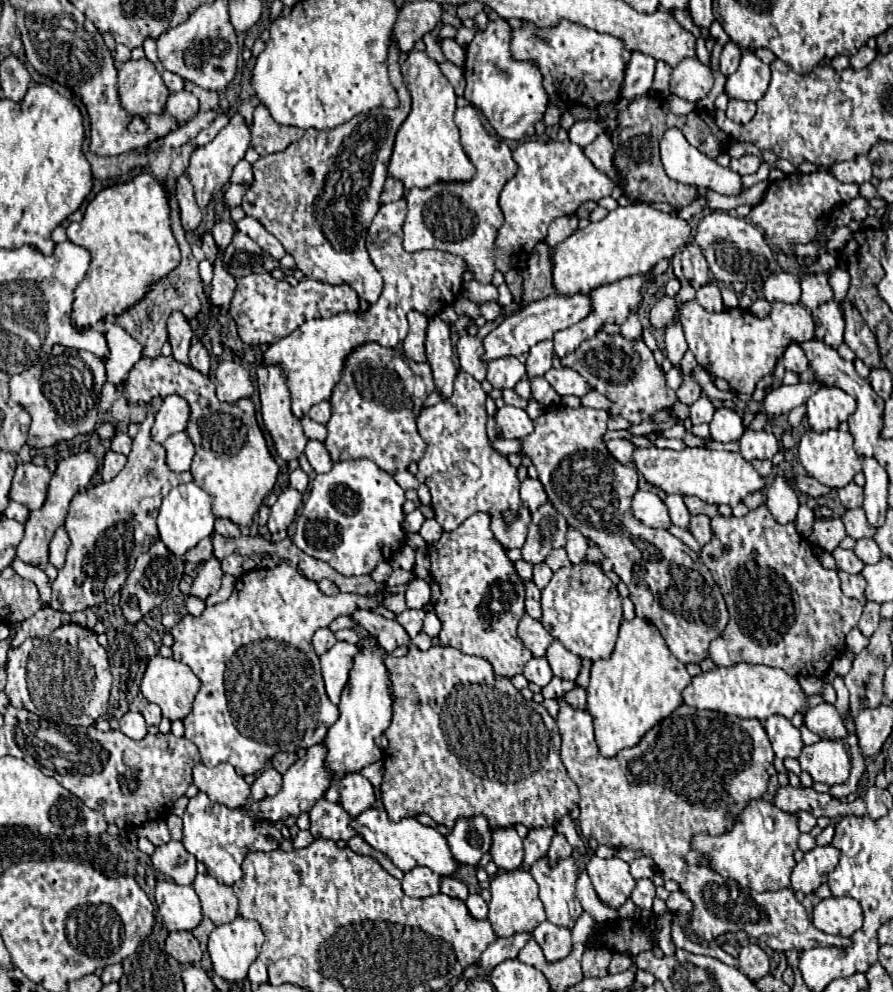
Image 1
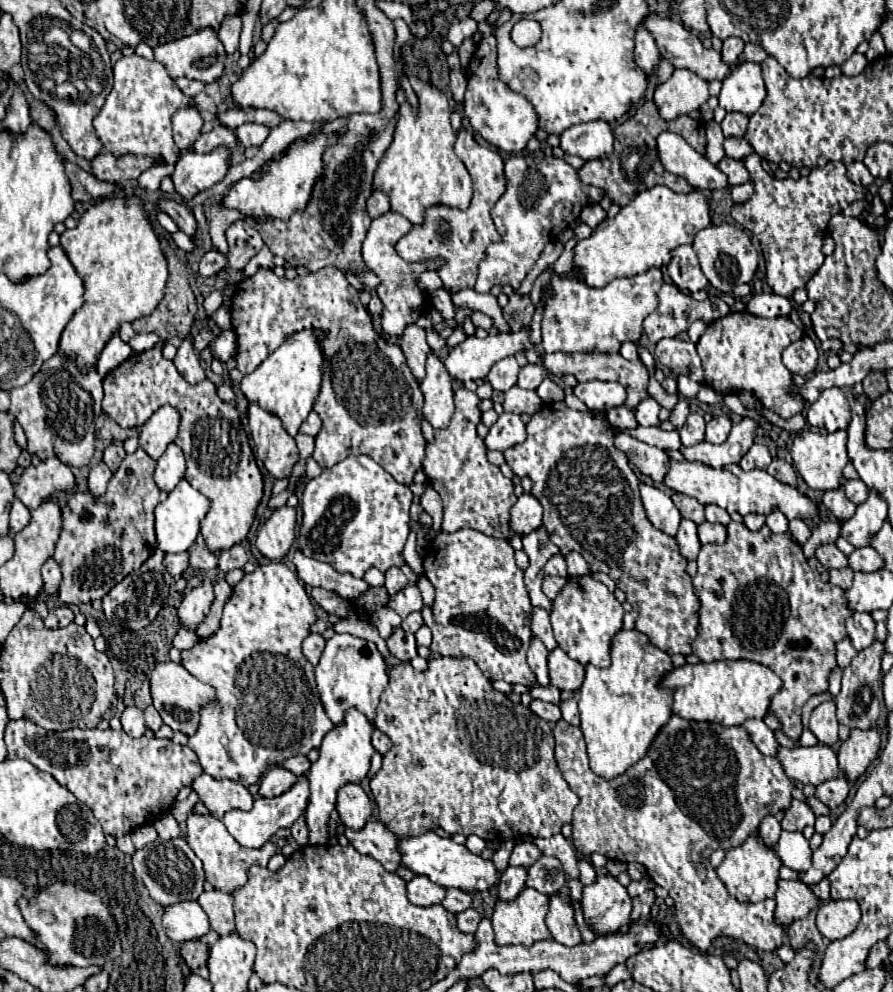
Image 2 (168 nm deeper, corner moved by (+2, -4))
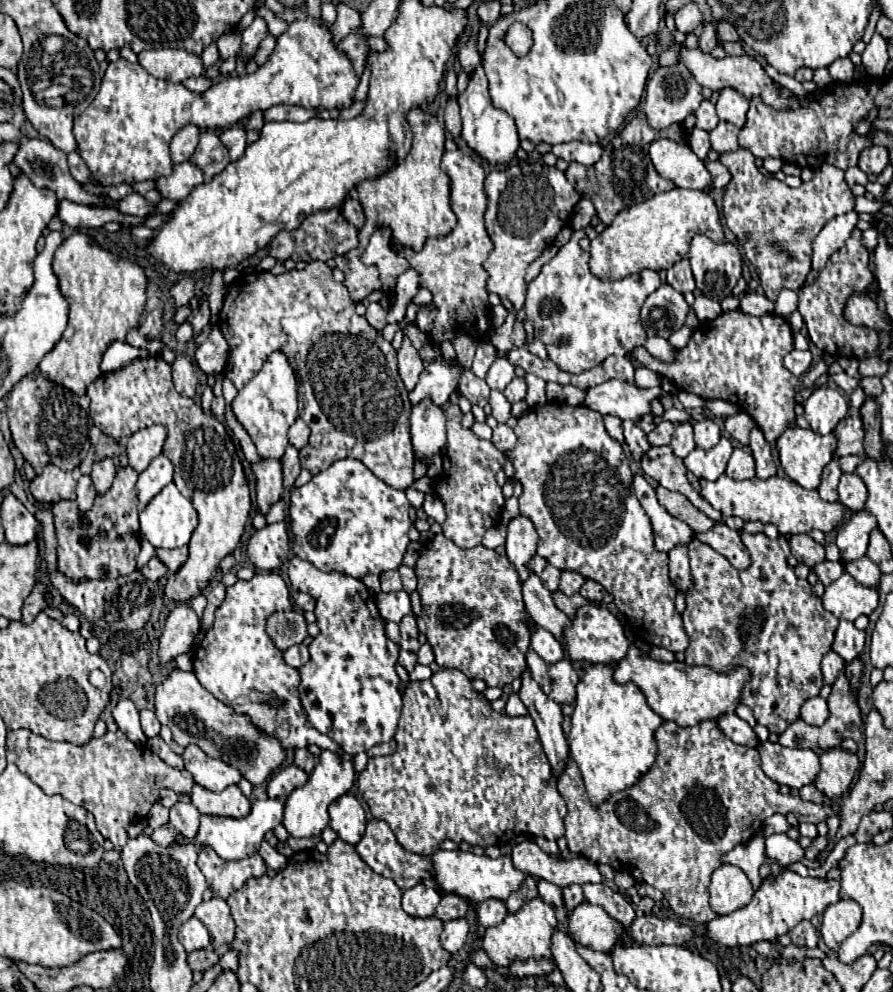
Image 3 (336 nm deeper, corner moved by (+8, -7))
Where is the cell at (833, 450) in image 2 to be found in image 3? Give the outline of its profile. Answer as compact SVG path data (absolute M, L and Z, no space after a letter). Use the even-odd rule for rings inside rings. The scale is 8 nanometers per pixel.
M791 427L777 439L783 471L803 489L817 489L827 459L833 459L835 435L817 435L811 429Z

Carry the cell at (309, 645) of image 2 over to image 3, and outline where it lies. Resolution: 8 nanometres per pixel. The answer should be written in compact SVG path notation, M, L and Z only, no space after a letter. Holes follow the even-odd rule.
M295 645L295 647L289 647L283 651L283 661L295 669L299 669L303 663L307 663L307 659L309 659L309 651L305 645Z

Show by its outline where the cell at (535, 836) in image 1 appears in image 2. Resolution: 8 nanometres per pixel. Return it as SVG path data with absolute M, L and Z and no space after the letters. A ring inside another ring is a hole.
M527 866L507 868L499 878L499 898L501 900L513 900L521 892L521 888L525 886L527 874L529 874Z

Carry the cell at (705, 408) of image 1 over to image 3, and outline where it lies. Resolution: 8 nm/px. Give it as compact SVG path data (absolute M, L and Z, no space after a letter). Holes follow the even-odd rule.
M679 423L675 427L675 433L673 433L673 439L671 439L669 445L671 445L671 449L677 457L687 457L695 449L691 423Z

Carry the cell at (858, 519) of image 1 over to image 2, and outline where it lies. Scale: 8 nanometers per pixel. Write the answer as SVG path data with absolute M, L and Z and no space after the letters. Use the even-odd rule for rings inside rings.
M843 488L825 492L825 496L823 496L823 504L825 504L825 508L827 508L831 514L835 514L835 518L841 520L841 522L847 522L847 520L853 516L855 508L857 508L853 502L849 502L849 500L845 498Z

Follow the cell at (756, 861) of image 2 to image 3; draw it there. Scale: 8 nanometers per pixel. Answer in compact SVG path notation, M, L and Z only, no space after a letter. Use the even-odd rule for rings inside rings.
M721 865L711 875L709 903L717 915L727 915L745 907L753 899L753 885L735 865Z

